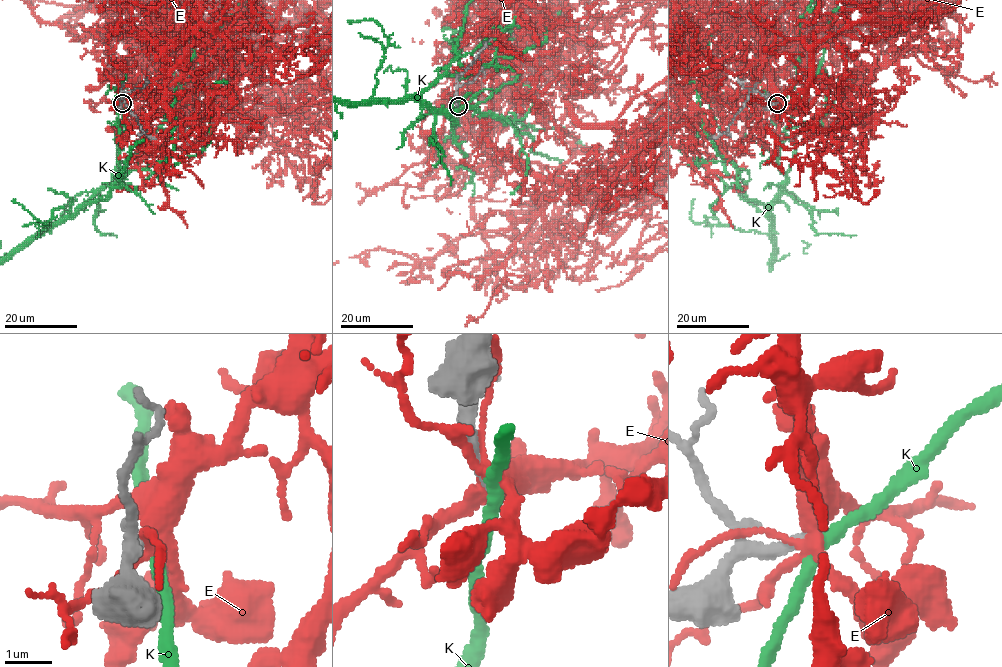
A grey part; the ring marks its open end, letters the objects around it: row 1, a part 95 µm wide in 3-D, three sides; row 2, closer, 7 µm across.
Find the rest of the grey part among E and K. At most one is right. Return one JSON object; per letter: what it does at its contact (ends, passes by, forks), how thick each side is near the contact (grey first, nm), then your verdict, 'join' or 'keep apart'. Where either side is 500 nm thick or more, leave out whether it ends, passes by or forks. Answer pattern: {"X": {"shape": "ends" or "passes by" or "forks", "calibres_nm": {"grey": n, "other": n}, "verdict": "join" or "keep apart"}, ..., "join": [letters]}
{"E": {"shape": "forks", "calibres_nm": {"grey": 320, "other": 320}, "verdict": "keep apart"}, "K": {"shape": "passes by", "calibres_nm": {"grey": 280, "other": 280}, "verdict": "keep apart"}, "join": []}

